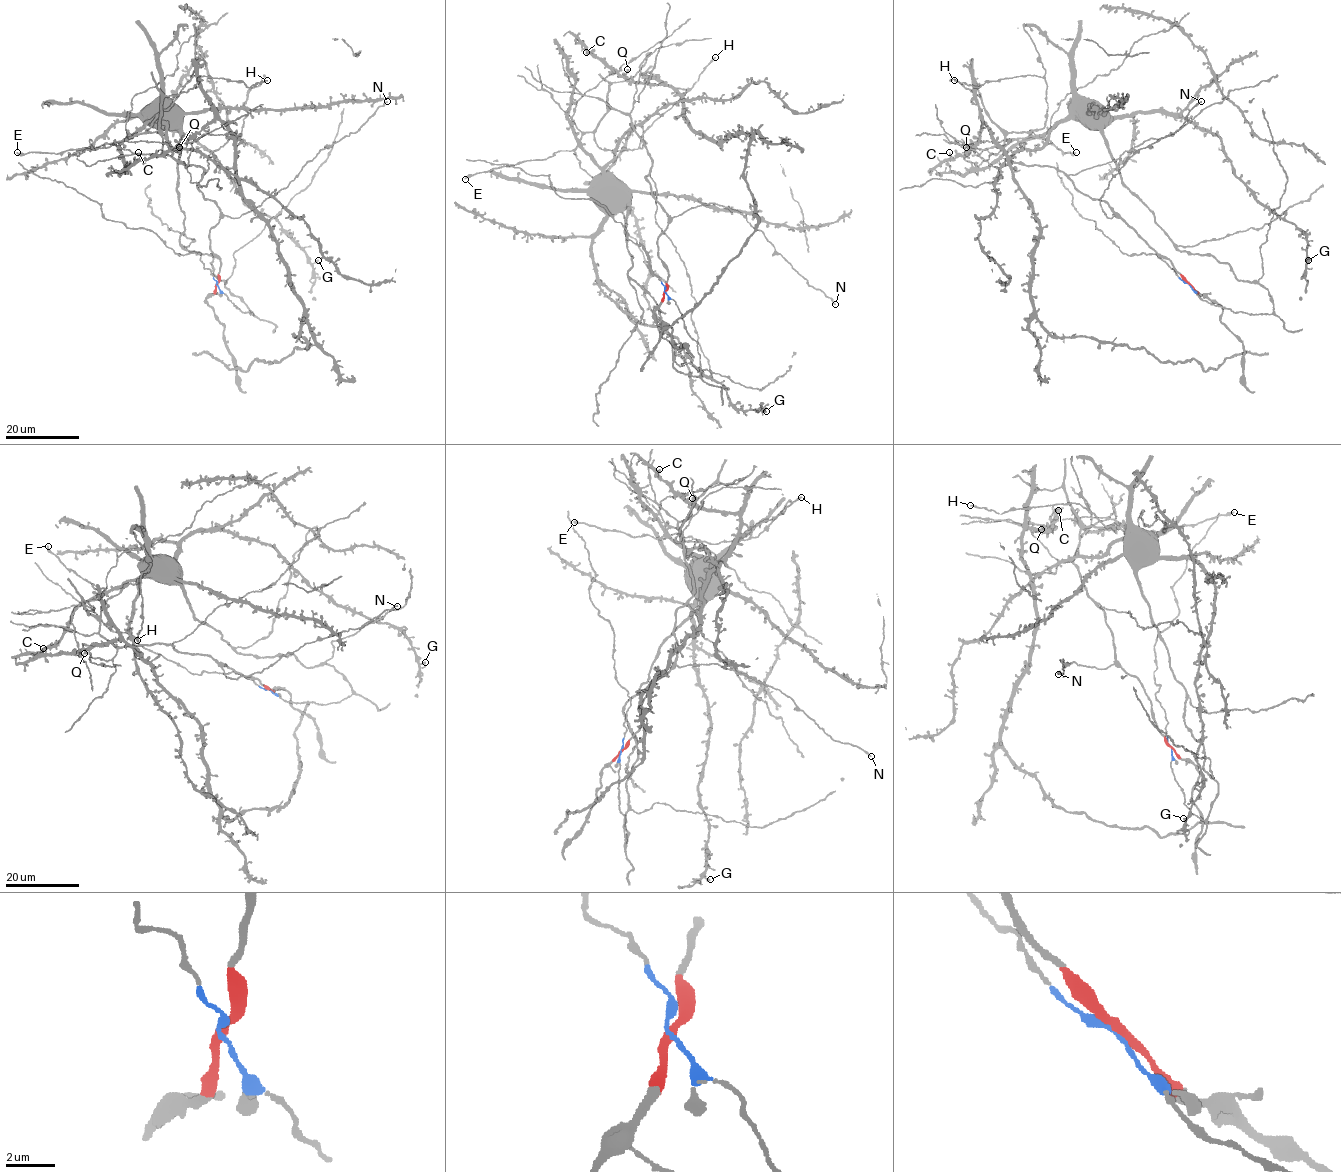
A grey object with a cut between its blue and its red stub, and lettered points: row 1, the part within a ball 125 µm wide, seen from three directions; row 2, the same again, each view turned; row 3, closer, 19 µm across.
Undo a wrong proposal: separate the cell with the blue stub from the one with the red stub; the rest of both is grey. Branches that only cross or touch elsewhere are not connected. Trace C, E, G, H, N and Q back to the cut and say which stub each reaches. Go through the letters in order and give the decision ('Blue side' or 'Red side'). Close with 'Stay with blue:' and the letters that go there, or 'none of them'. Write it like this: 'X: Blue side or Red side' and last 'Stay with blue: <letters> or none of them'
C: Red side
E: Red side
G: Blue side
H: Red side
N: Red side
Q: Red side
Stay with blue: G

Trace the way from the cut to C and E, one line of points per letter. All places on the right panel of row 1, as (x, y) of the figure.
C: (1189, 284), (1061, 171), (1012, 161), (1004, 138), (1028, 133), (975, 141), (955, 159), (949, 152)
E: (1189, 284), (1063, 172), (1014, 163), (1004, 138), (1027, 132), (1063, 153), (1076, 152)

